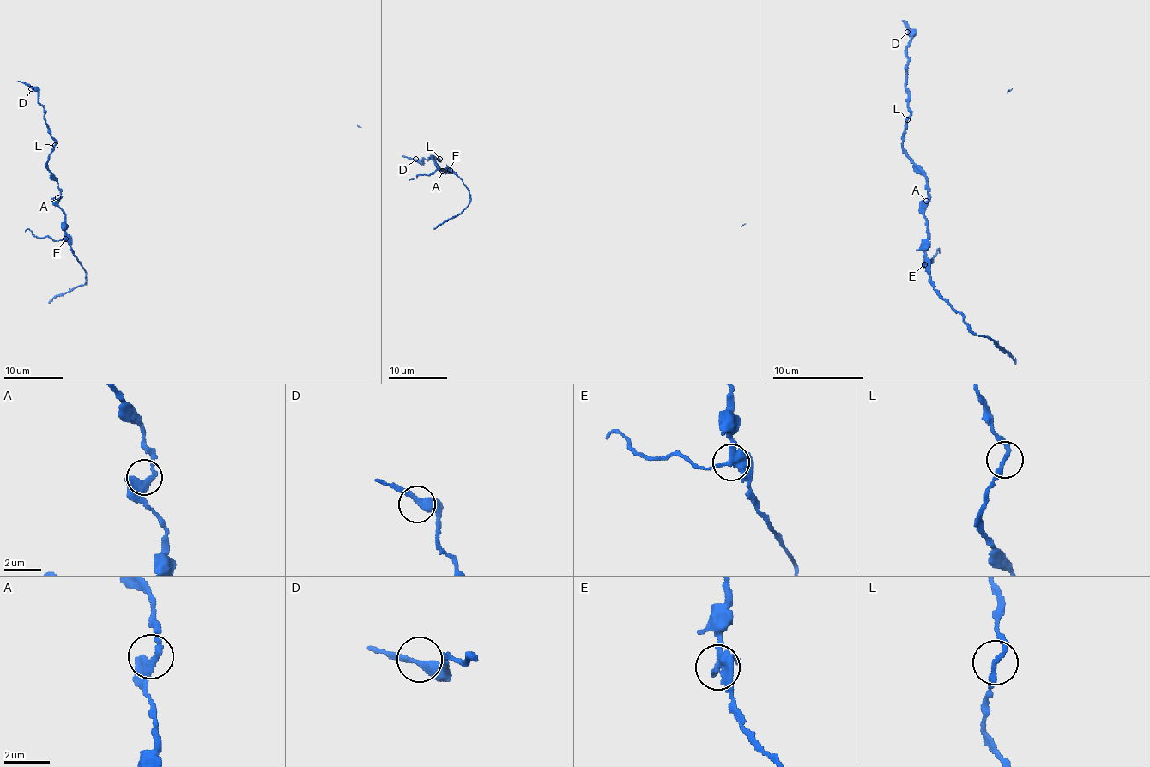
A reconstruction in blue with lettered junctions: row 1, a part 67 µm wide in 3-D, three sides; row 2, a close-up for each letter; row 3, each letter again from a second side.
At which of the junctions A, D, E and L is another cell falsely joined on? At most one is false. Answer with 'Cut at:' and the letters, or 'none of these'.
Cut at: E

